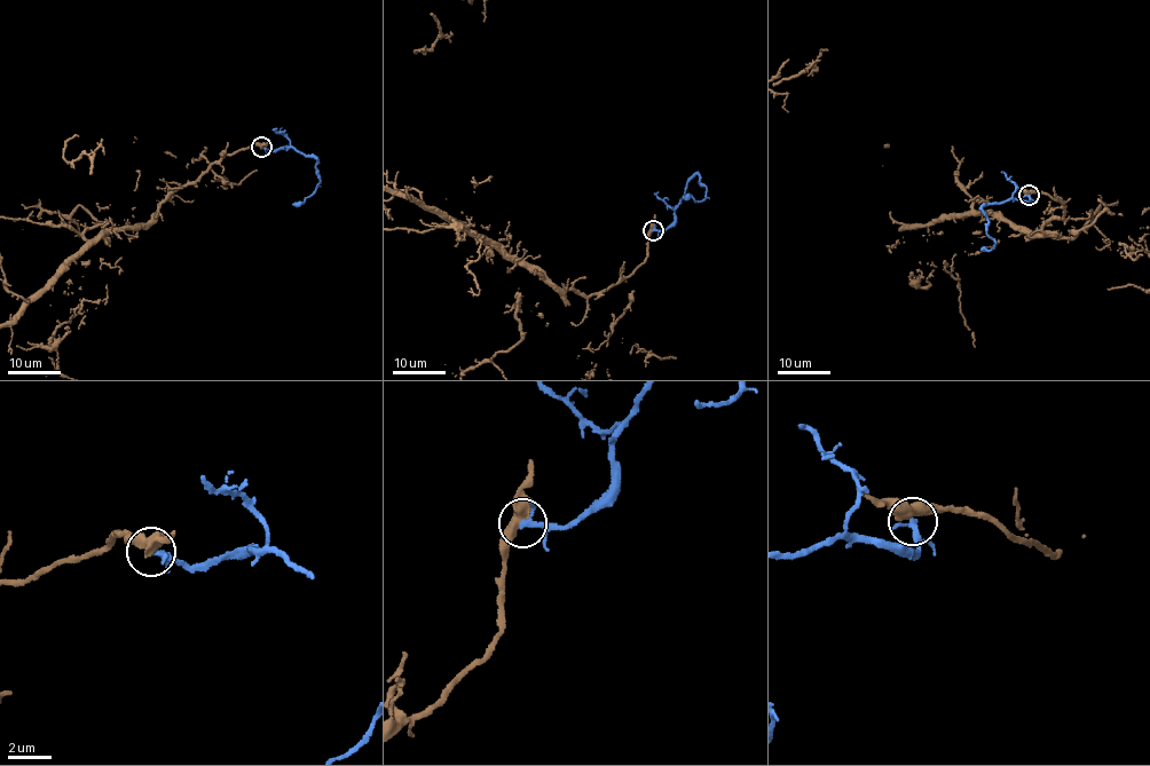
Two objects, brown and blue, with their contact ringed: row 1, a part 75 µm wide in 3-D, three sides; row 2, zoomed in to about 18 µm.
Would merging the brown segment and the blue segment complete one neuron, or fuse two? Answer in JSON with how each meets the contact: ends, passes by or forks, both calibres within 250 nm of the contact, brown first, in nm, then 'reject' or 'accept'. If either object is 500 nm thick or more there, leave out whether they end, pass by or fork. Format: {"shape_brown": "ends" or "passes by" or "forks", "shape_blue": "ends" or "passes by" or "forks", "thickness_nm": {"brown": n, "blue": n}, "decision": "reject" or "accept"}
{"thickness_nm": {"brown": 500, "blue": 200}, "decision": "reject"}

